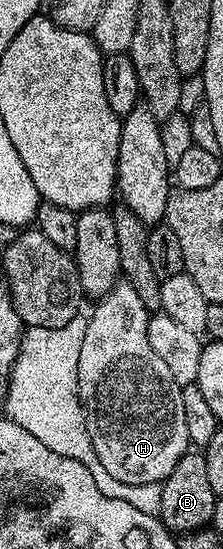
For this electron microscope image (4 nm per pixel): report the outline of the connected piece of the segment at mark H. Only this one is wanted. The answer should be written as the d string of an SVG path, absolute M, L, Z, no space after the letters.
M126 279L120 280L118 285L114 285L107 294L98 298L94 305L95 310L89 313L87 317L85 339L81 339L81 359L77 359L79 402L83 405L85 427L89 439L93 443L93 451L97 455L97 459L101 459L101 467L105 467L105 471L109 471L109 475L113 475L113 479L121 479L121 483L126 485L158 485L171 476L173 467L177 467L177 463L181 463L181 459L189 452L189 446L191 445L189 431L185 424L185 403L181 403L183 390L173 379L173 374L165 364L165 359L161 359L161 355L157 355L157 351L153 351L147 334L149 310L145 307L145 303L141 303L137 291L133 291L133 287Z

